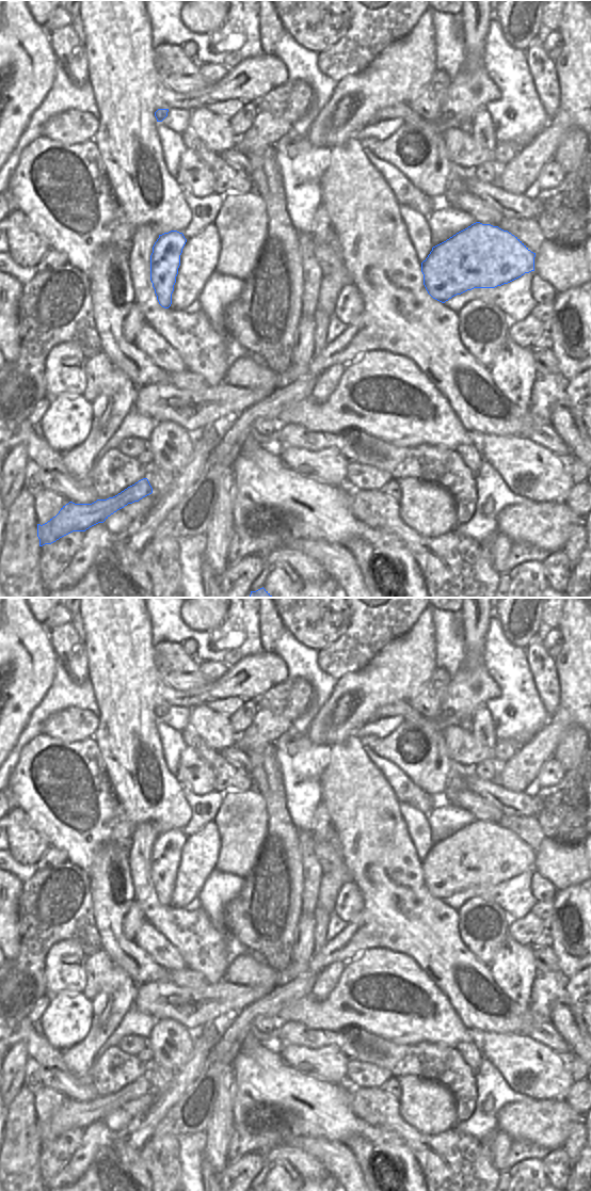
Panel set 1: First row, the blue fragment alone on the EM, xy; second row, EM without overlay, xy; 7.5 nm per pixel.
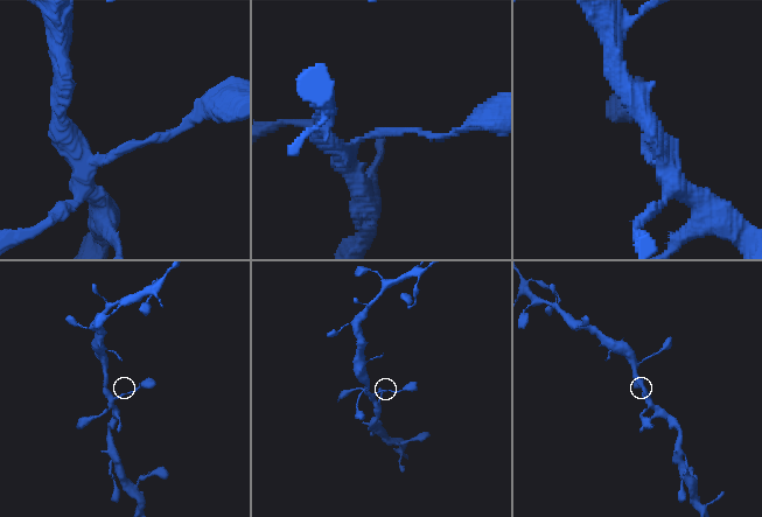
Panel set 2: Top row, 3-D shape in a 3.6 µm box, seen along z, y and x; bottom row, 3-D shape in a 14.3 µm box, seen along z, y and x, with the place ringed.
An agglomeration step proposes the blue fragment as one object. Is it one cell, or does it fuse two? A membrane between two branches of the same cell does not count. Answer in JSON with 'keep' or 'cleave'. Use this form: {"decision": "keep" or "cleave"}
{"decision": "keep"}

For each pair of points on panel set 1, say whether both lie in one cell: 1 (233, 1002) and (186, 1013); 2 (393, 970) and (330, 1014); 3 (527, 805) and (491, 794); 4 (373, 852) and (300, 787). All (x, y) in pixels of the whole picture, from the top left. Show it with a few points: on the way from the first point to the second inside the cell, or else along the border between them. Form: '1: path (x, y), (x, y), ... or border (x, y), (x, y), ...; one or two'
1: path (221, 1002), (210, 1002), (197, 1010); one
2: path (373, 972), (362, 973), (347, 982), (346, 995); one
3: path (518, 804), (511, 804), (499, 796); one
4: border (320, 778), (321, 804); two

